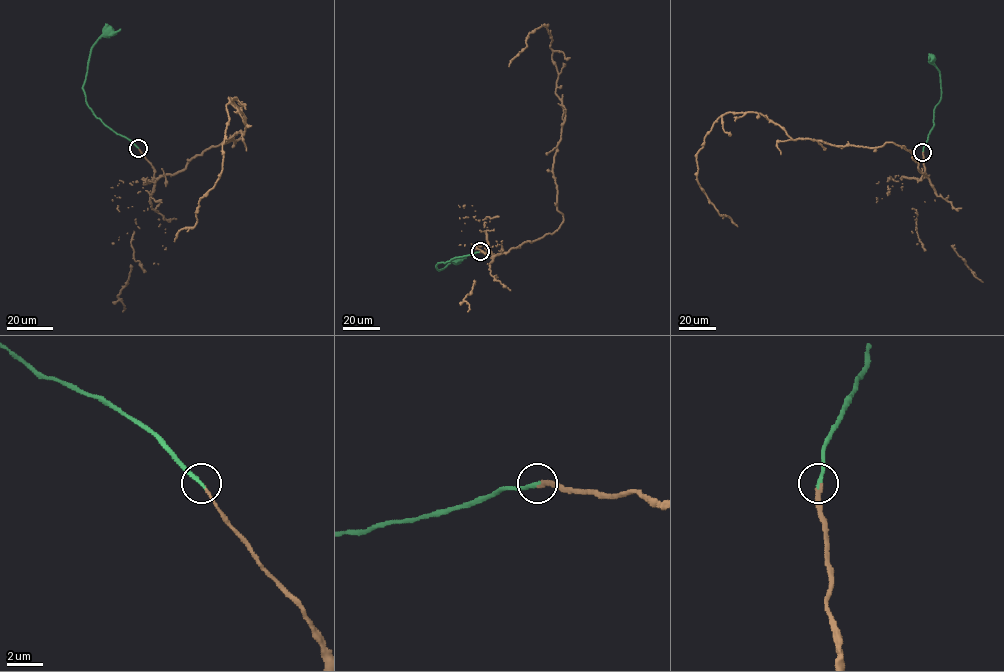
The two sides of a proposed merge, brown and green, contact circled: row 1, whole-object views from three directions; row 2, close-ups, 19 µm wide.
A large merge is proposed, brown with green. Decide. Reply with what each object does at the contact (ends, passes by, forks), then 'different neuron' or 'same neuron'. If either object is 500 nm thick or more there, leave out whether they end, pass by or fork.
brown ends | green ends | same neuron

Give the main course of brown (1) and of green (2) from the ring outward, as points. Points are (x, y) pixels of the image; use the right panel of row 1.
1: (923, 152), (926, 176), (893, 142), (792, 139), (759, 113), (726, 112), (696, 154), (697, 179), (737, 226)
2: (923, 152), (941, 94), (940, 72), (932, 59)

